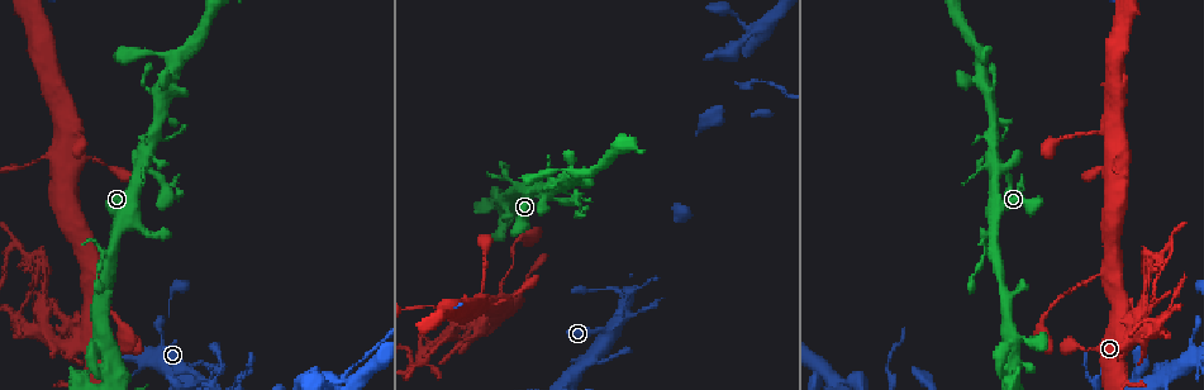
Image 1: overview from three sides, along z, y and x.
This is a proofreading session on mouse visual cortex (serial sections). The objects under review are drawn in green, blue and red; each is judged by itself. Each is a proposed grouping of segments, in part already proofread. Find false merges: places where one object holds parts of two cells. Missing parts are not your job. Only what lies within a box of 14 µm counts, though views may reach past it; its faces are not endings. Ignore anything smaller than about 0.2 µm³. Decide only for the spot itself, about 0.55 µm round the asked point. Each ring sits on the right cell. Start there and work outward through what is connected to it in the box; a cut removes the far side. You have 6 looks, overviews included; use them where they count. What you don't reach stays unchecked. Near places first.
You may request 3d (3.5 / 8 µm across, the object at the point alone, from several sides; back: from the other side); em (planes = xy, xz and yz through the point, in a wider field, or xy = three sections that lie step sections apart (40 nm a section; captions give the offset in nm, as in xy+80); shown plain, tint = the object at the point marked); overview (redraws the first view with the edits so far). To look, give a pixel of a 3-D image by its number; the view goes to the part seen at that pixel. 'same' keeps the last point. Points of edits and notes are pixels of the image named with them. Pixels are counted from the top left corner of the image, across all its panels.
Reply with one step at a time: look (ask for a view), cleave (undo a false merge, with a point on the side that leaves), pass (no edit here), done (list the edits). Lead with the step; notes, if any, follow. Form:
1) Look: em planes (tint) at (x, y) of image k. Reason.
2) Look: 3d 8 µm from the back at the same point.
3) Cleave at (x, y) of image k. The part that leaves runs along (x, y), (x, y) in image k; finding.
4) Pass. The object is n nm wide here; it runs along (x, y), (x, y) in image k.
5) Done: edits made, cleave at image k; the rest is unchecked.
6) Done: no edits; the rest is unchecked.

Look: 3d 8 µm at (505, 304) of image 1. Thin arm on a thick one.

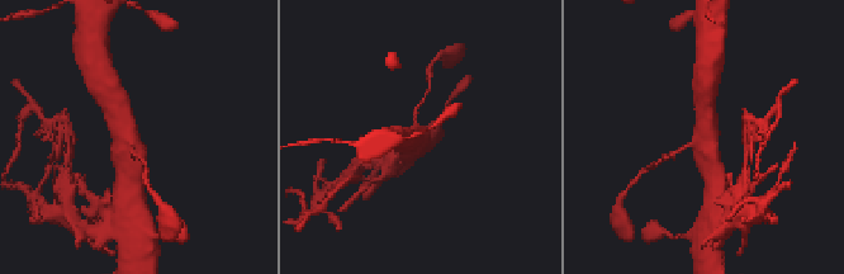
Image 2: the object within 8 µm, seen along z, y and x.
Look: 3d 3.5 µm at (700, 147) of image 2.

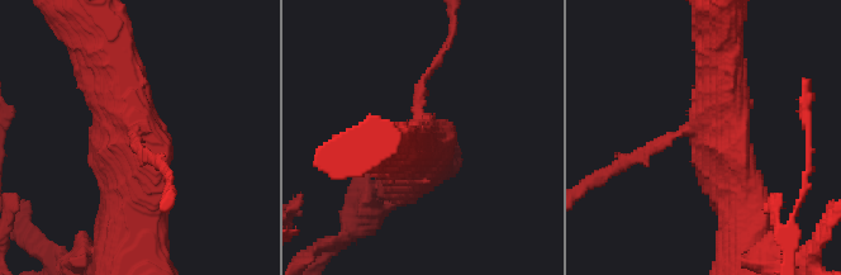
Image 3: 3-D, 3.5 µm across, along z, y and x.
Look: em planes (tint) at (144, 133) of image 3. 3 arms meet here; the arms are 150, 500, 600 nm wide; now the EM.

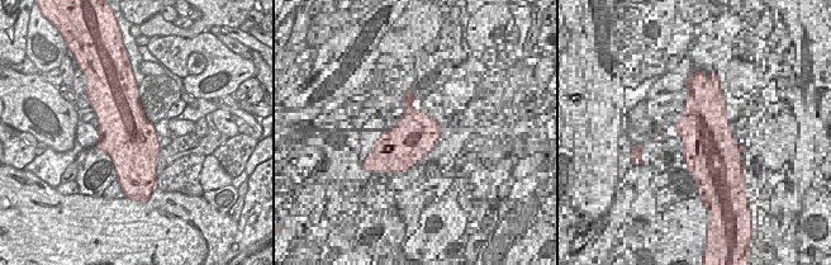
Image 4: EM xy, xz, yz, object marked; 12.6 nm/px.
Pass. It runs along (134, 227), (134, 150), (112, 60) in image 3; all the same cell.

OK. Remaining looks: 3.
Look: 3d 3.5 µm at (44, 301) of image 1. Sudden change in width.

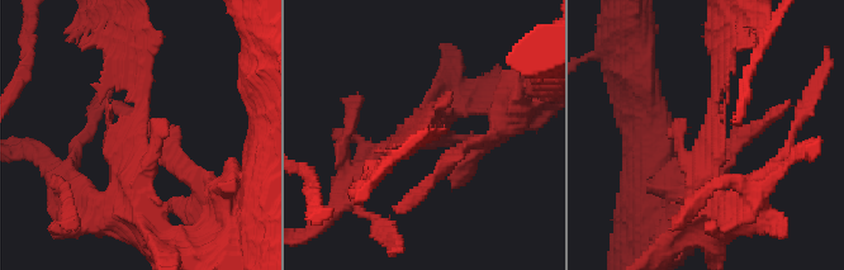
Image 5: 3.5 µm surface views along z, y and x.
Look: em xy step 5 (tint) at (708, 128) of image 5.

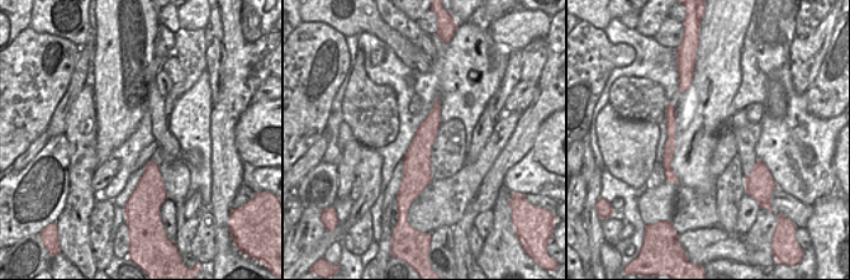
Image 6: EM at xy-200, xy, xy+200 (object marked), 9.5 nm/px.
Pass. The object is 260 nm wide here; it runs along (696, 212), (719, 52) in image 5; all the same cell.

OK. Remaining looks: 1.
Done: no edits; the rest is unchecked.

